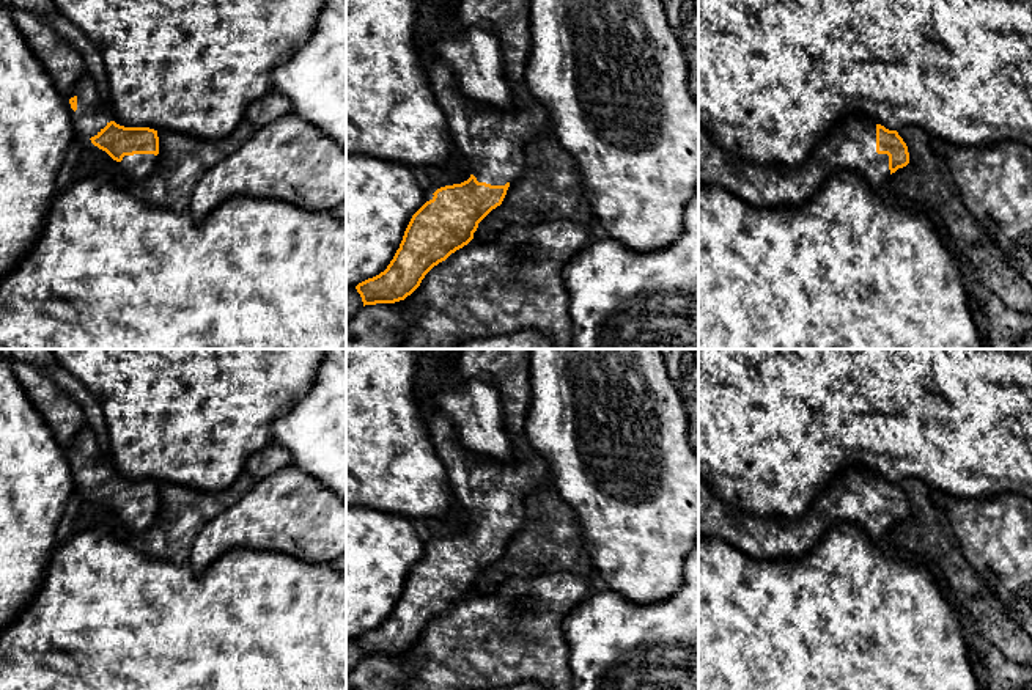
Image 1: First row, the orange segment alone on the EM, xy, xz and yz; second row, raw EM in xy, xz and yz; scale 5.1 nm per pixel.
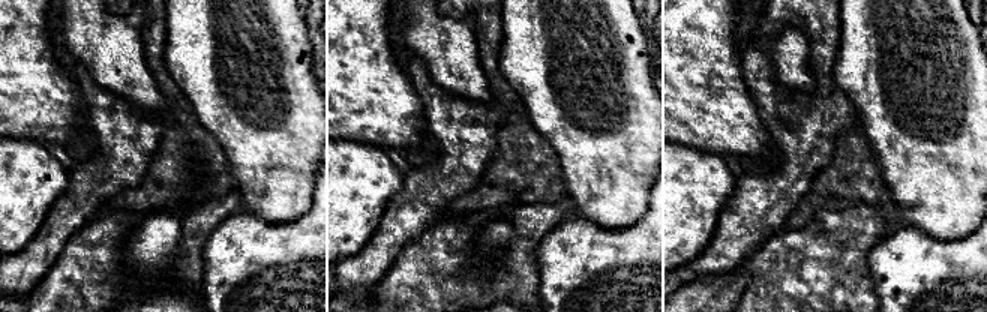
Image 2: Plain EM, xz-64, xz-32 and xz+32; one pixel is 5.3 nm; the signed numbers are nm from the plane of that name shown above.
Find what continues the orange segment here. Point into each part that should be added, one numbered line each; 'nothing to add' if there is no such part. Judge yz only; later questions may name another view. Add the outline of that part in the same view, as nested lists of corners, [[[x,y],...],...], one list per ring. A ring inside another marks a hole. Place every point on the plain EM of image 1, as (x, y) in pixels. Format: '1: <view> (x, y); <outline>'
1: yz (850, 495); [[[865,468],[837,473],[799,517],[760,517],[721,498],[698,479],[698,538],[719,538],[754,560],[793,560],[805,555],[837,522],[859,525],[870,539],[879,541],[890,528],[889,508],[876,505],[876,475]]]

